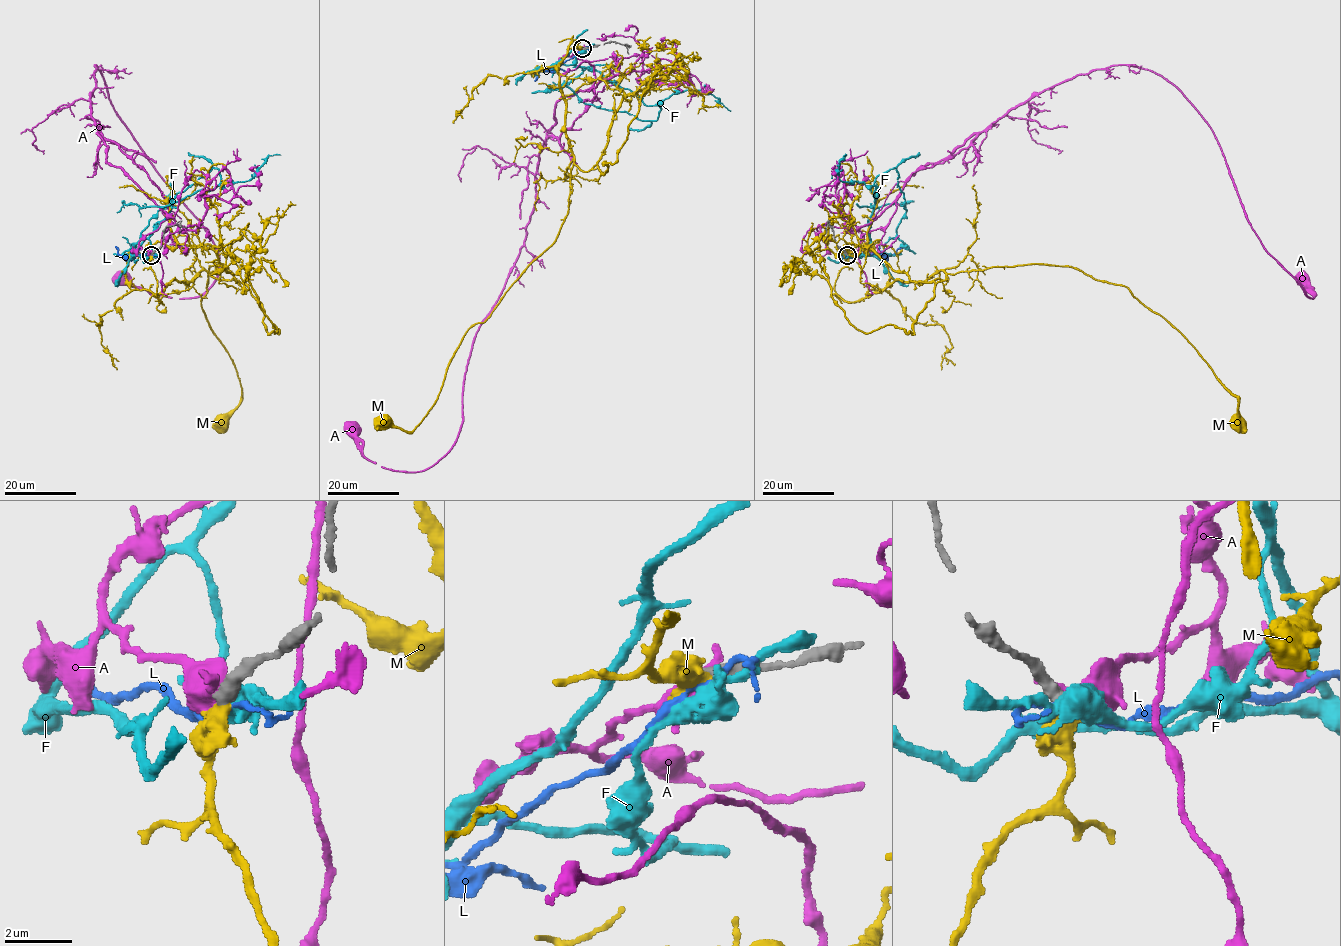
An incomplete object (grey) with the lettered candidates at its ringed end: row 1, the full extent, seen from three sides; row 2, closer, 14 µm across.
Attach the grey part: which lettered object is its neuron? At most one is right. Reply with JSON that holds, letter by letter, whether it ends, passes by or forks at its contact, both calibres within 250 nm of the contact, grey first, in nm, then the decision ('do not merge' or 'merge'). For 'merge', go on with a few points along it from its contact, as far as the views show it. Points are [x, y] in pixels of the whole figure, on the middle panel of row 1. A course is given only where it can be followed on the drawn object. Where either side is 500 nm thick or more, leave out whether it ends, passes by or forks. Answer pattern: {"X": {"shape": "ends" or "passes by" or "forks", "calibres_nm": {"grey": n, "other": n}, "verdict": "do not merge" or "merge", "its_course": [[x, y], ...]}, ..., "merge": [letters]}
{"A": {"shape": "ends", "calibres_nm": {"grey": 480, "other": 400}, "verdict": "do not merge"}, "F": {"shape": "forks", "calibres_nm": {"grey": 440, "other": 480}, "verdict": "do not merge"}, "L": {"shape": "passes by", "calibres_nm": {"grey": 440, "other": 130}, "verdict": "do not merge"}, "M": {"shape": "passes by", "calibres_nm": {"grey": 440, "other": 380}, "verdict": "merge", "its_course": [[583, 48], [574, 40], [558, 70], [574, 160], [557, 236], [468, 330], [418, 426], [384, 421]]}, "merge": ["M"]}

